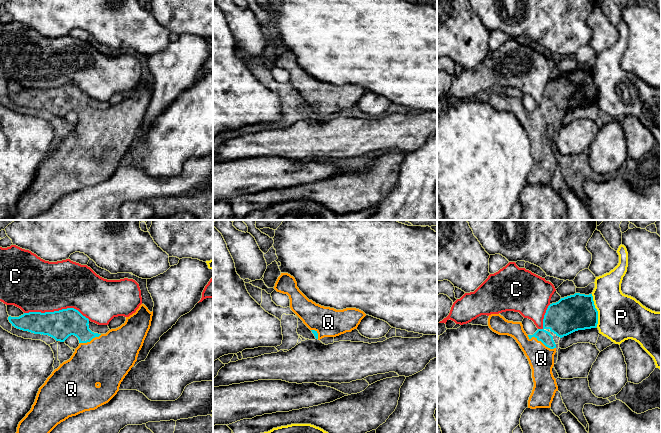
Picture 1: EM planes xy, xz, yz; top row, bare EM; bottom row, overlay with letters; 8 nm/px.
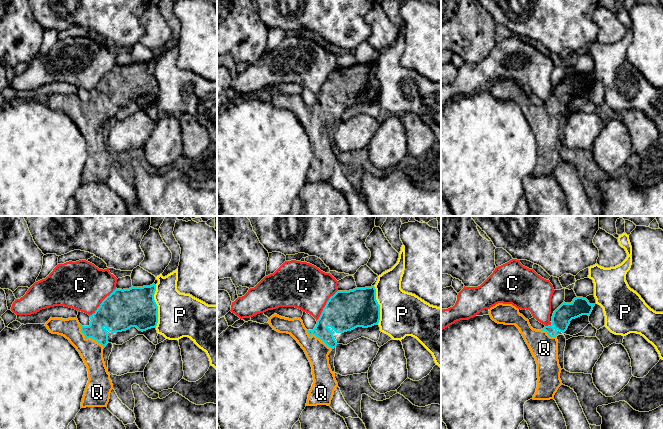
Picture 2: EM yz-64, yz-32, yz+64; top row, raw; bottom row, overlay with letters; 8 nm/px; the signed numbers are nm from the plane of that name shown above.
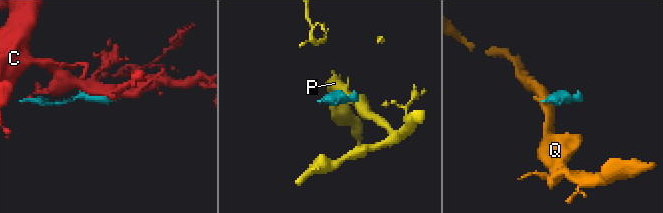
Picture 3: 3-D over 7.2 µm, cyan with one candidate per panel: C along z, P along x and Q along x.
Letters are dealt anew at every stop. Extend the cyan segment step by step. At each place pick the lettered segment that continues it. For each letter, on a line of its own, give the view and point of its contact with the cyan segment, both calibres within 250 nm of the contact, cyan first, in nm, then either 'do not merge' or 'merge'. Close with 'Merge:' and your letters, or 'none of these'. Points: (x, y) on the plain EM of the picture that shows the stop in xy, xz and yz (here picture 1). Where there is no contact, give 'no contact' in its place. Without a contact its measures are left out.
C: xy (57, 87) | 220/420 nm | do not merge
P: yz (596, 86) | 280/360 nm | do not merge
Q: yz (541, 117) | 280/200 nm | merge
Merge: Q

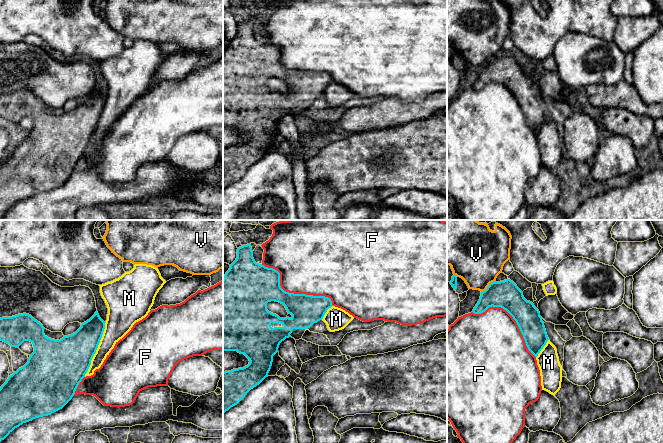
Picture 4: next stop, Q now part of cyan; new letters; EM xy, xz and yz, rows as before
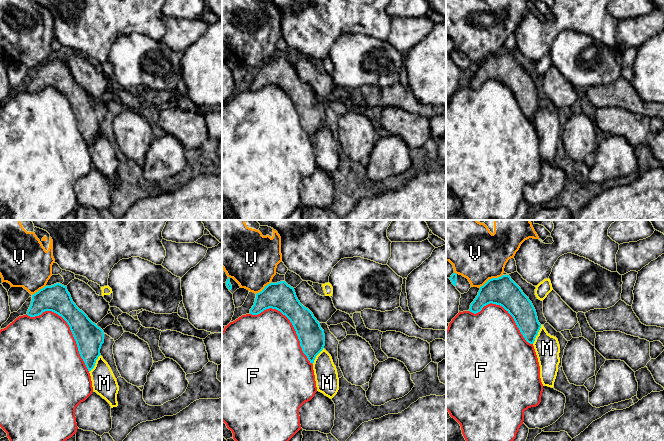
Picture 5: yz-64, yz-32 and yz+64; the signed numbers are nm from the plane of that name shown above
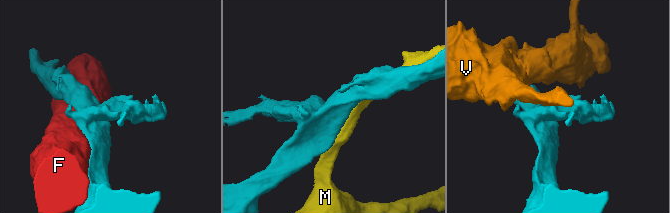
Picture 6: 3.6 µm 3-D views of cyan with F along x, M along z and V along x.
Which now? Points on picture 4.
F: xz (293, 69) | 280/460 nm | do not merge
M: xy (96, 125) | 360/190 nm | do not merge
V: yz (488, 62) | 220/420 nm | do not merge
Merge: none of these

